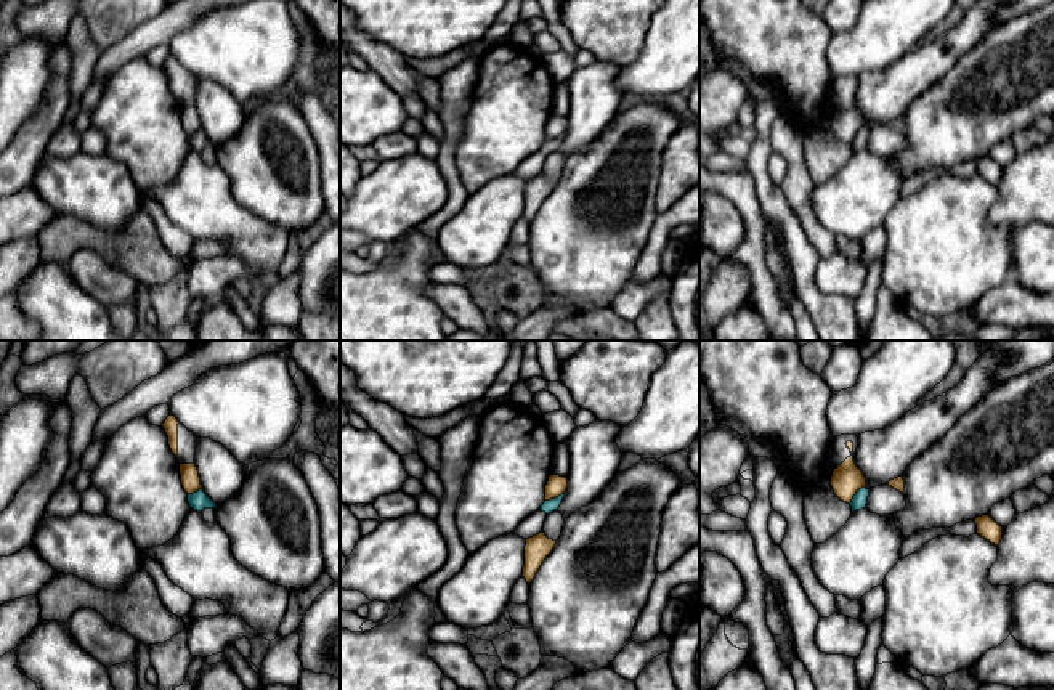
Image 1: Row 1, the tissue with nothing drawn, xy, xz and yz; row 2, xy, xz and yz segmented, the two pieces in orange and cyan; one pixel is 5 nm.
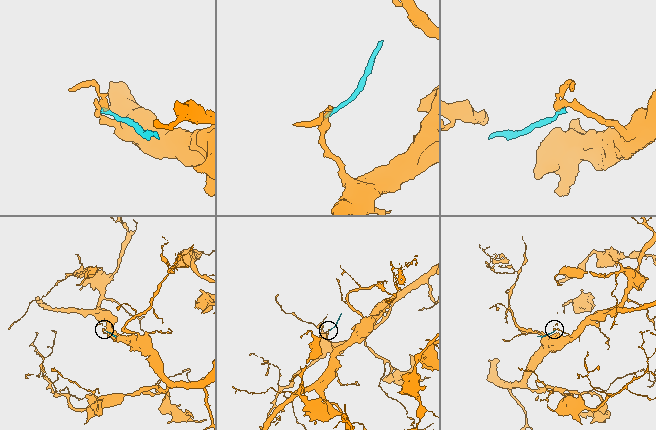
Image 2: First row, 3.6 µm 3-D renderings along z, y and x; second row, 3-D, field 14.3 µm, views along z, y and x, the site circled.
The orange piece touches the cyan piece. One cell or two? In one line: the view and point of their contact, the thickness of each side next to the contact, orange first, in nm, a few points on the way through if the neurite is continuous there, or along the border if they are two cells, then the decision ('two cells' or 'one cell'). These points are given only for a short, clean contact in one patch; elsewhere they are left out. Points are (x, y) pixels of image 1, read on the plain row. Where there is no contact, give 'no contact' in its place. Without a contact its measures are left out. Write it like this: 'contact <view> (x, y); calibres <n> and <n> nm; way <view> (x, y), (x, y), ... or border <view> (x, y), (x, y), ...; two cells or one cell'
contact yz (855, 133); calibres 160 and 80 nm; border yz (863, 127), (849, 143); two cells

